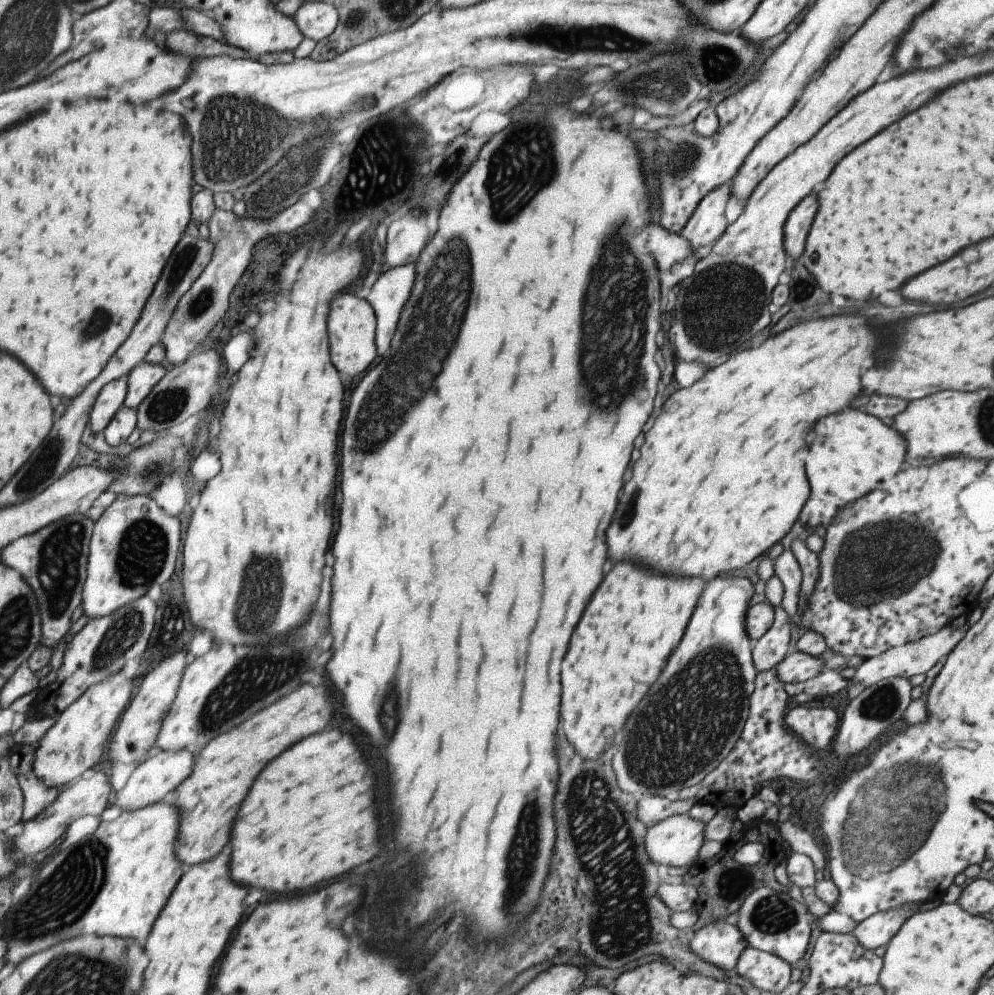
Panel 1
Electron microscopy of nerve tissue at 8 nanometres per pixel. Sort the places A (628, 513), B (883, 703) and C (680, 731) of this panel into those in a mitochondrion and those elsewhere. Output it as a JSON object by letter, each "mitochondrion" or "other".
{"A":"other","B":"mitochondrion","C":"mitochondrion"}

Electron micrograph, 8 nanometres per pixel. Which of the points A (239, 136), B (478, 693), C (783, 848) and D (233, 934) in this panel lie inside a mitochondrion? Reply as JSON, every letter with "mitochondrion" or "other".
{"A":"mitochondrion","B":"other","C":"other","D":"other"}

